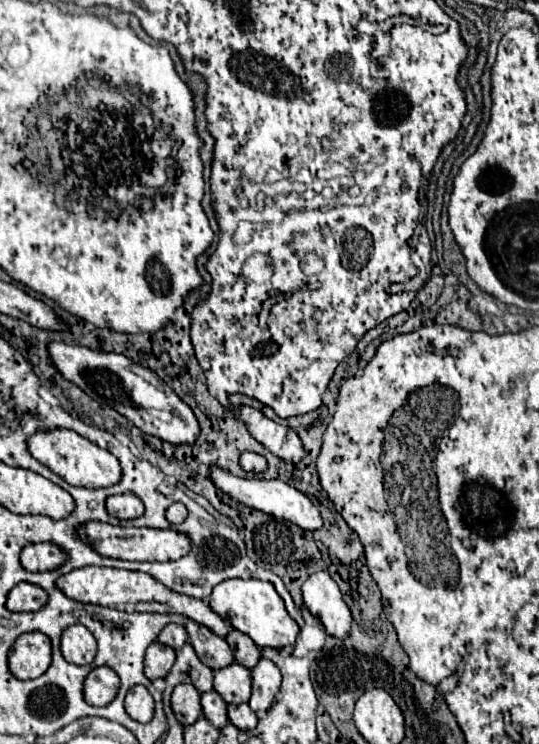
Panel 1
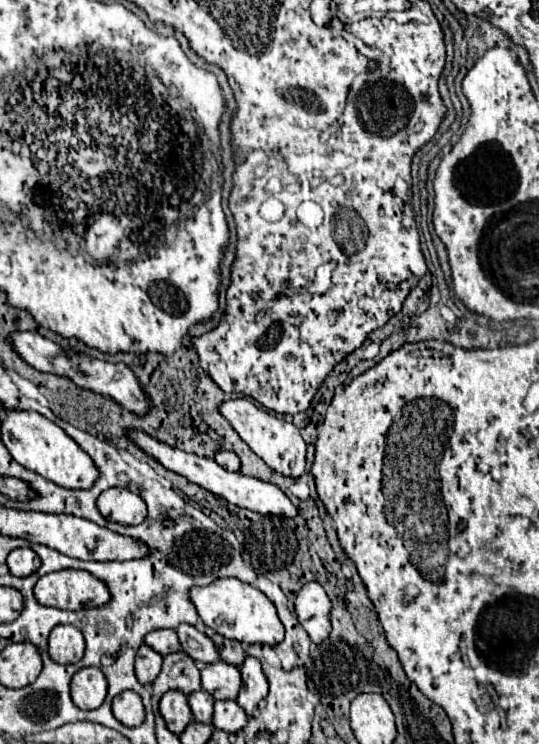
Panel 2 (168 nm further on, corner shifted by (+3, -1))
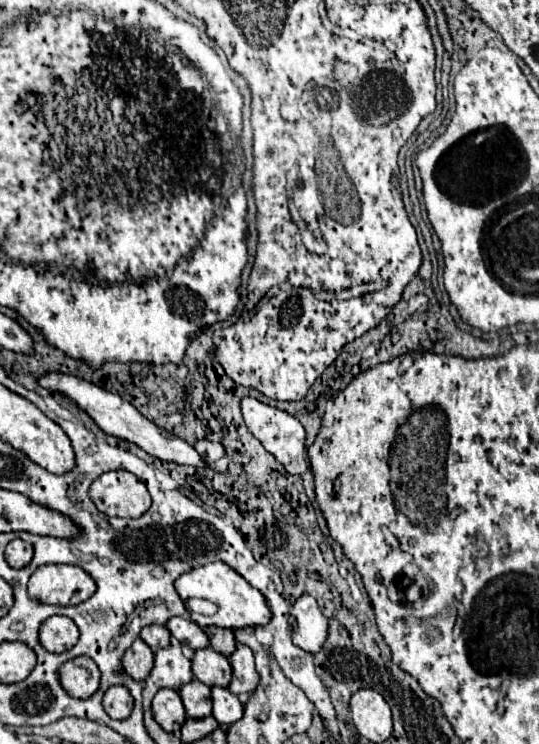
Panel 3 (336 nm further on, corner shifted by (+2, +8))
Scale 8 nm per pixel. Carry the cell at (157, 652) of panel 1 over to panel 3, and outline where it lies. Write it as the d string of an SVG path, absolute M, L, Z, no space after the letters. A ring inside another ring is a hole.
M137 638L123 656L125 672L139 682L143 682L149 676L149 672L153 670L153 664L155 664L155 654L141 638Z

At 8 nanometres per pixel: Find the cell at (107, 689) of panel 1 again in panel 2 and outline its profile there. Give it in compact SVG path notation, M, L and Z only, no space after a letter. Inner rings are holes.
M82 667L72 675L70 697L80 709L96 709L106 697L106 677L98 667Z

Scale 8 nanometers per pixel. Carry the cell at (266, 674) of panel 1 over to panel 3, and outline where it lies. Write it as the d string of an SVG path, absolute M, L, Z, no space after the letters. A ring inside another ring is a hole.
M239 644L229 660L233 668L233 680L229 684L229 690L237 696L251 694L259 686L259 672L255 668L255 658L251 648Z

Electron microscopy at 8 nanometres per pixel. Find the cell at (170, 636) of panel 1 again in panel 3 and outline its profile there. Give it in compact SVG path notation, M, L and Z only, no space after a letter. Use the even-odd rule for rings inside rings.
M157 624L145 626L145 628L141 630L141 640L143 640L145 644L149 644L151 650L155 652L155 650L159 650L159 648L167 648L167 646L169 646L171 632L169 632L167 626L157 626Z

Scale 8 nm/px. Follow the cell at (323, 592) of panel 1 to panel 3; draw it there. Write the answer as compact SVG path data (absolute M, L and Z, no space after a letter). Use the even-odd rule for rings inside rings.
M303 594L297 598L289 624L293 630L293 642L299 648L315 654L323 646L327 638L327 618L321 614L319 604L313 596Z

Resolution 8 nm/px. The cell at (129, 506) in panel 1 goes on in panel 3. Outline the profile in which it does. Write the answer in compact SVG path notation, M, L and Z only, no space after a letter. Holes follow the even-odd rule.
M127 470L101 474L91 484L91 500L107 516L139 518L151 506L151 496L145 484Z

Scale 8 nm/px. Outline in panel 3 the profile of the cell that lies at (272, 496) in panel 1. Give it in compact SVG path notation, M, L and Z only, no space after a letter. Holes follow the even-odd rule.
M47 374L45 378L39 380L39 384L43 388L49 388L49 390L57 390L65 396L69 396L73 402L79 404L81 410L85 410L93 420L95 424L107 432L107 434L113 434L117 438L123 438L123 440L129 440L133 444L137 444L141 450L145 450L147 454L159 458L159 460L165 460L165 462L175 462L175 464L181 464L181 466L193 466L193 468L205 468L207 462L199 456L199 452L187 444L185 440L181 440L179 436L167 432L165 428L159 428L155 422L147 420L139 410L135 410L127 400L123 400L119 394L113 394L113 392L107 392L91 382L85 382L85 380L79 380L75 376L69 376L69 374Z

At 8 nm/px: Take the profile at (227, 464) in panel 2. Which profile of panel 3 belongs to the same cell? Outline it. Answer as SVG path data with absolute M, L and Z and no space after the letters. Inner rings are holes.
M201 440L201 442L197 442L195 448L199 450L201 458L203 458L207 464L213 464L213 462L217 462L219 458L225 456L225 448L223 448L223 444L219 444L219 442Z

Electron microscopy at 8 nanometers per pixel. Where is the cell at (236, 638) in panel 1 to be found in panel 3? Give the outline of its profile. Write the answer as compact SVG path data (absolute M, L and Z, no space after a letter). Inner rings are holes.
M207 626L207 628L205 628L205 634L207 634L209 640L211 640L211 648L217 650L219 654L231 656L231 654L235 652L237 640L235 640L233 630L219 628L219 626Z

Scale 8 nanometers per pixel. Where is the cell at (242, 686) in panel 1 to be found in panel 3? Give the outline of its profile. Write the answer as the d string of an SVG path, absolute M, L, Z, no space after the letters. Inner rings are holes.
M203 648L195 652L193 664L193 676L201 680L207 686L223 686L227 688L233 676L233 668L227 656L215 652L213 648Z

